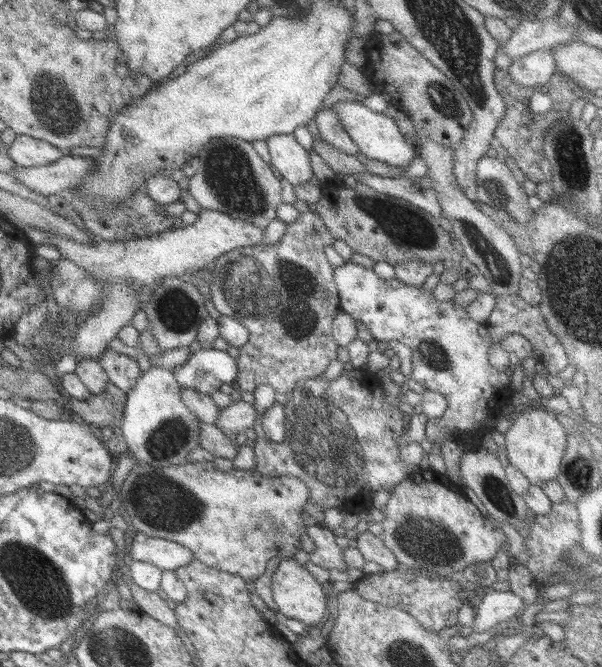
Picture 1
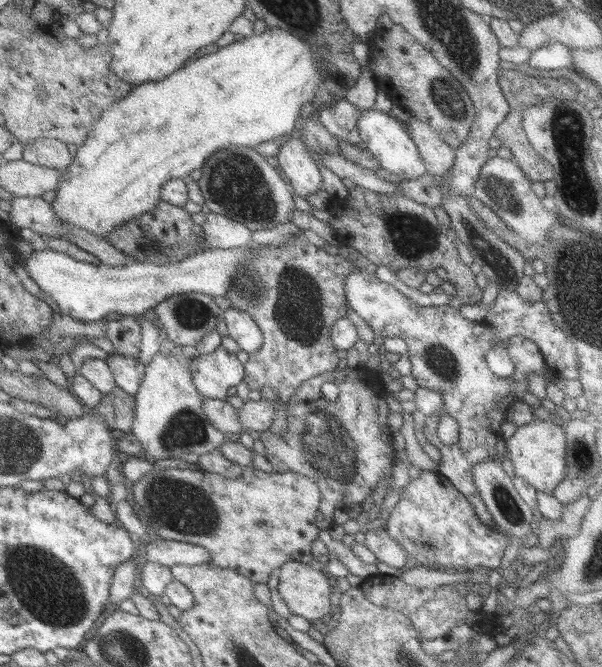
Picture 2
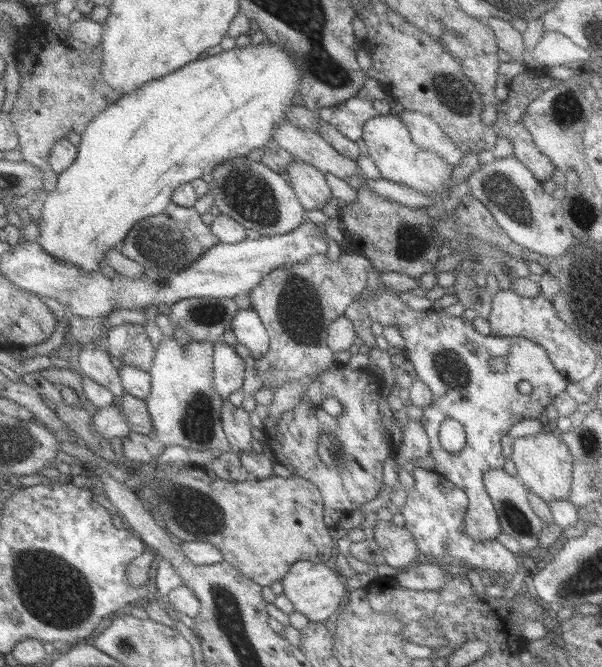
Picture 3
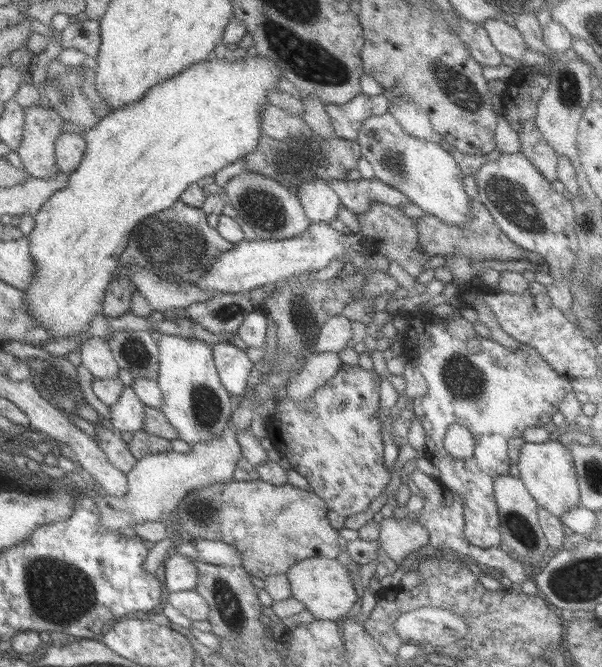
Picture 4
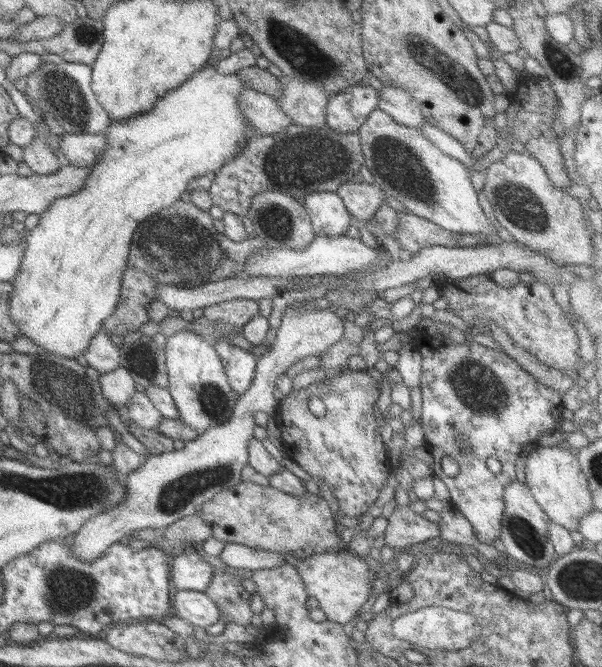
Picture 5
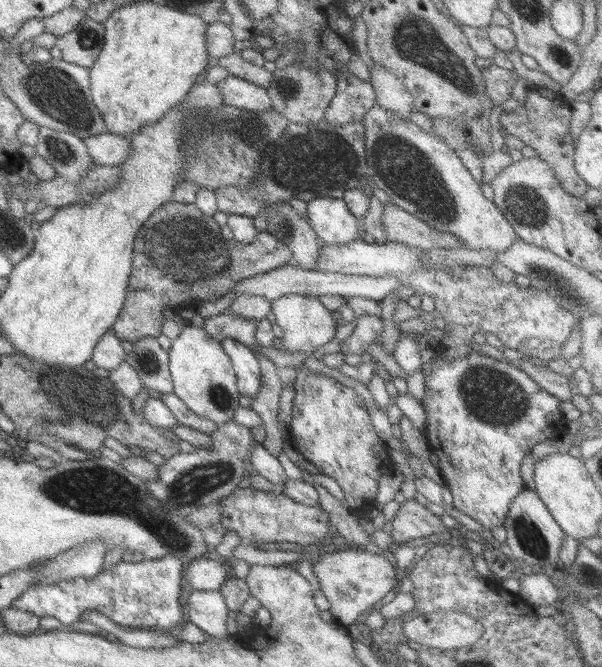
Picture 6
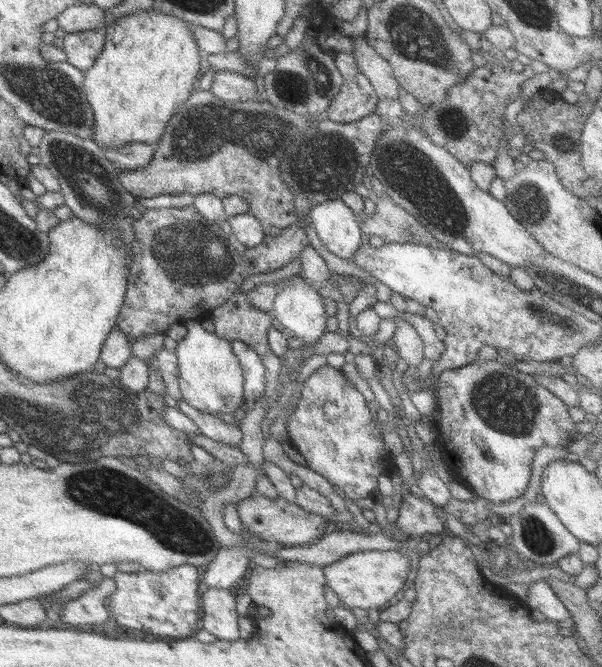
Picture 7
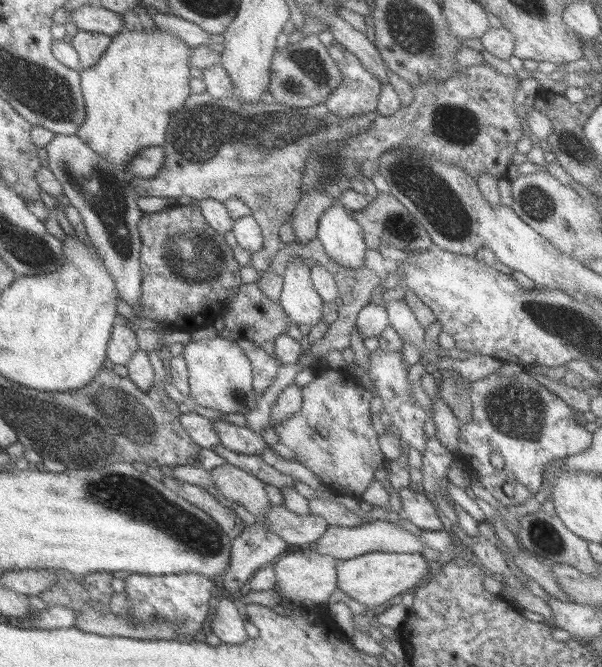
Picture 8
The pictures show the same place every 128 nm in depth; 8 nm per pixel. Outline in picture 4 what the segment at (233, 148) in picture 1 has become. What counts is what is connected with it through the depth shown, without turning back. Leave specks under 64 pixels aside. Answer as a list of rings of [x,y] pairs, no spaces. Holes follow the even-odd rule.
[[[242,171],[225,184],[224,192],[227,203],[232,204],[244,222],[253,228],[257,240],[294,238],[304,234],[311,223],[306,218],[296,191],[261,174]]]

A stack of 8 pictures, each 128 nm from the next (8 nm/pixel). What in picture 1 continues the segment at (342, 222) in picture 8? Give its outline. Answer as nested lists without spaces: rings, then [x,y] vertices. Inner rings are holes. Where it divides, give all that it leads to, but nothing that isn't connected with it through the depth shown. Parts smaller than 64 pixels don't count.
[[[278,134],[266,139],[266,148],[271,156],[269,163],[271,168],[284,180],[288,180],[292,186],[302,186],[312,180],[314,176],[312,165],[310,162],[309,152],[303,148],[295,139],[293,134]]]

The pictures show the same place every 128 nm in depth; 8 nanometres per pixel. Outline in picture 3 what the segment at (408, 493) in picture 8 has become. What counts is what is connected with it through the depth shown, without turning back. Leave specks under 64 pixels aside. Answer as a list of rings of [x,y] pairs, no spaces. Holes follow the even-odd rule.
[[[376,521],[373,540],[382,548],[384,563],[397,570],[403,570],[418,560],[418,548],[414,538],[393,522]]]

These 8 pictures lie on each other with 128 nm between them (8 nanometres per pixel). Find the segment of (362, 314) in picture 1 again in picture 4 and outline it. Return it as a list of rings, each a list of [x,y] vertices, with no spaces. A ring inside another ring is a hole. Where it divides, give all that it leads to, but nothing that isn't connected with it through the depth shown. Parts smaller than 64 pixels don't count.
[[[416,312],[412,314],[406,315],[408,318],[406,337],[404,339],[404,347],[414,346],[414,359],[412,361],[417,369],[420,371],[420,374],[425,378],[425,383],[427,386],[427,391],[419,397],[414,399],[414,414],[416,418],[422,423],[423,429],[425,430],[425,446],[426,446],[426,457],[432,461],[433,466],[436,466],[438,469],[438,477],[437,480],[444,485],[444,487],[452,493],[456,493],[456,495],[460,495],[460,497],[464,497],[464,538],[467,539],[468,543],[471,543],[473,546],[479,548],[498,548],[501,542],[501,532],[499,526],[499,514],[498,508],[496,506],[496,502],[494,499],[494,482],[492,479],[498,476],[510,475],[510,465],[511,461],[508,457],[508,440],[510,438],[518,438],[522,437],[522,434],[526,428],[530,428],[530,426],[548,426],[547,423],[551,422],[552,416],[558,412],[558,406],[560,401],[568,394],[568,392],[575,390],[577,384],[571,381],[568,377],[564,375],[558,374],[543,358],[540,358],[540,355],[536,350],[534,350],[531,346],[527,344],[521,344],[518,346],[516,350],[508,350],[507,347],[502,346],[500,343],[494,342],[492,339],[488,339],[486,337],[480,337],[476,334],[474,330],[473,323],[468,322],[464,317],[459,316],[457,319],[447,319],[448,328],[445,328],[442,323],[432,323],[430,322],[430,318],[426,318],[426,316],[417,316]],[[470,338],[478,338],[480,341],[480,351],[476,354],[471,354],[466,347],[466,344]],[[458,423],[462,426],[465,426],[474,437],[475,447],[473,450],[473,455],[468,459],[459,459],[454,458],[451,454],[446,452],[444,448],[444,437],[448,427],[451,424]]]

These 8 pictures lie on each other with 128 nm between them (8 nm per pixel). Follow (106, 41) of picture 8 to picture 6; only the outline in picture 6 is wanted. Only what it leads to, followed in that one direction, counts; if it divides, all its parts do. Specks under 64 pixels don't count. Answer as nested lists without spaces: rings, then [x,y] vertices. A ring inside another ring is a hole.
[[[84,16],[84,21],[74,30],[56,38],[56,48],[62,53],[62,61],[90,69],[100,55],[105,38],[105,28]]]

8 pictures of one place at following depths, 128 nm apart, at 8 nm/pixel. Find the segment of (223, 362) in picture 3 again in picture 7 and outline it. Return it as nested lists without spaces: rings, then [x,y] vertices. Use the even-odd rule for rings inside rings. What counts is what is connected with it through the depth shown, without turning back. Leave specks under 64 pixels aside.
[[[231,340],[231,343],[233,353],[238,357],[243,368],[243,395],[246,399],[254,402],[261,398],[265,391],[266,377],[262,359],[245,342]]]

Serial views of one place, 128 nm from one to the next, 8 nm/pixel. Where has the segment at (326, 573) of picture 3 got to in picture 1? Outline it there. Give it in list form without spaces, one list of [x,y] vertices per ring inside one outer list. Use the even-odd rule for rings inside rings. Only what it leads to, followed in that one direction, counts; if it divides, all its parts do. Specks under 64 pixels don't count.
[[[282,559],[271,578],[273,599],[278,612],[286,619],[294,619],[306,625],[309,631],[316,631],[327,618],[328,595],[322,584],[294,559]]]

